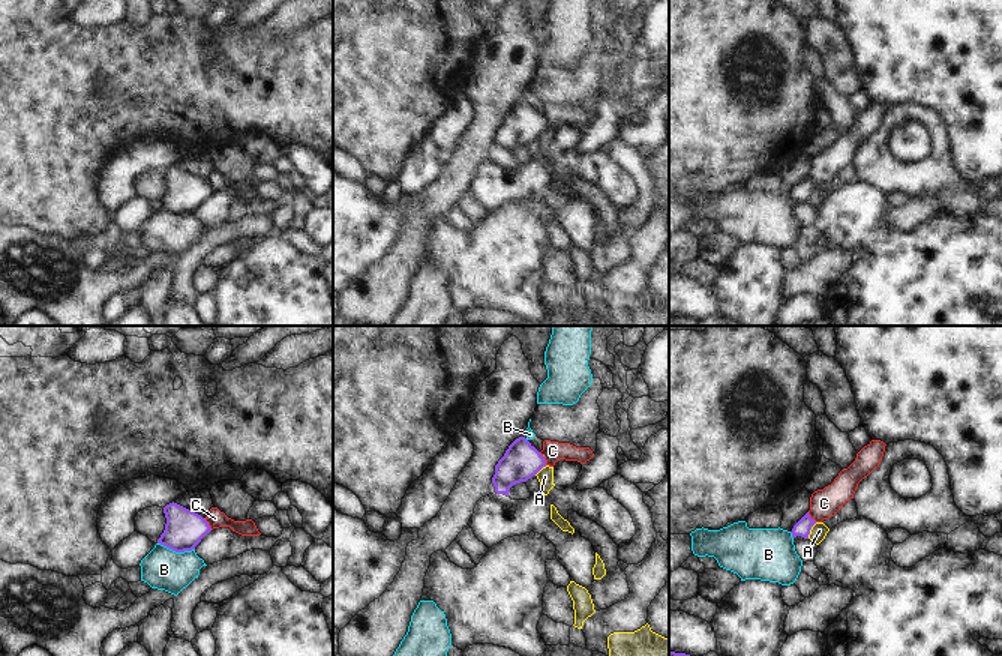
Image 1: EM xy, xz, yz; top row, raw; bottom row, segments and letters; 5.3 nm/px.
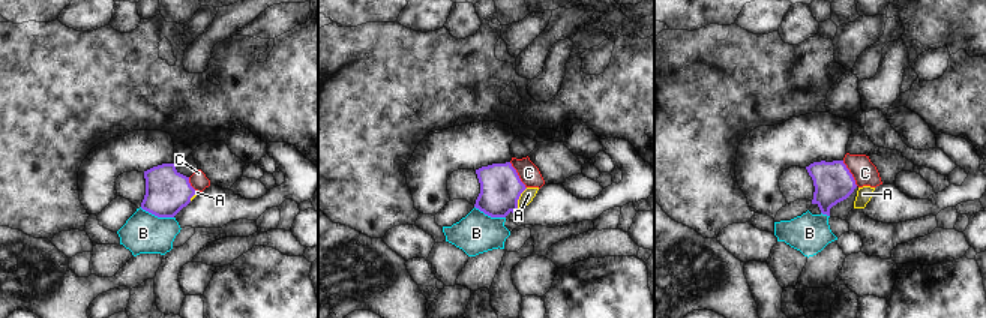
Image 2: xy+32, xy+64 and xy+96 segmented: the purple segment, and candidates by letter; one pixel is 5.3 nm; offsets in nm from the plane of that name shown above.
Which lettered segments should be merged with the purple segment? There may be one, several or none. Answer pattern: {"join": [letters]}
{"join": []}

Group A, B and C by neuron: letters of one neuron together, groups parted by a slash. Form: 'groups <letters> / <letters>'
groups A / B / C

